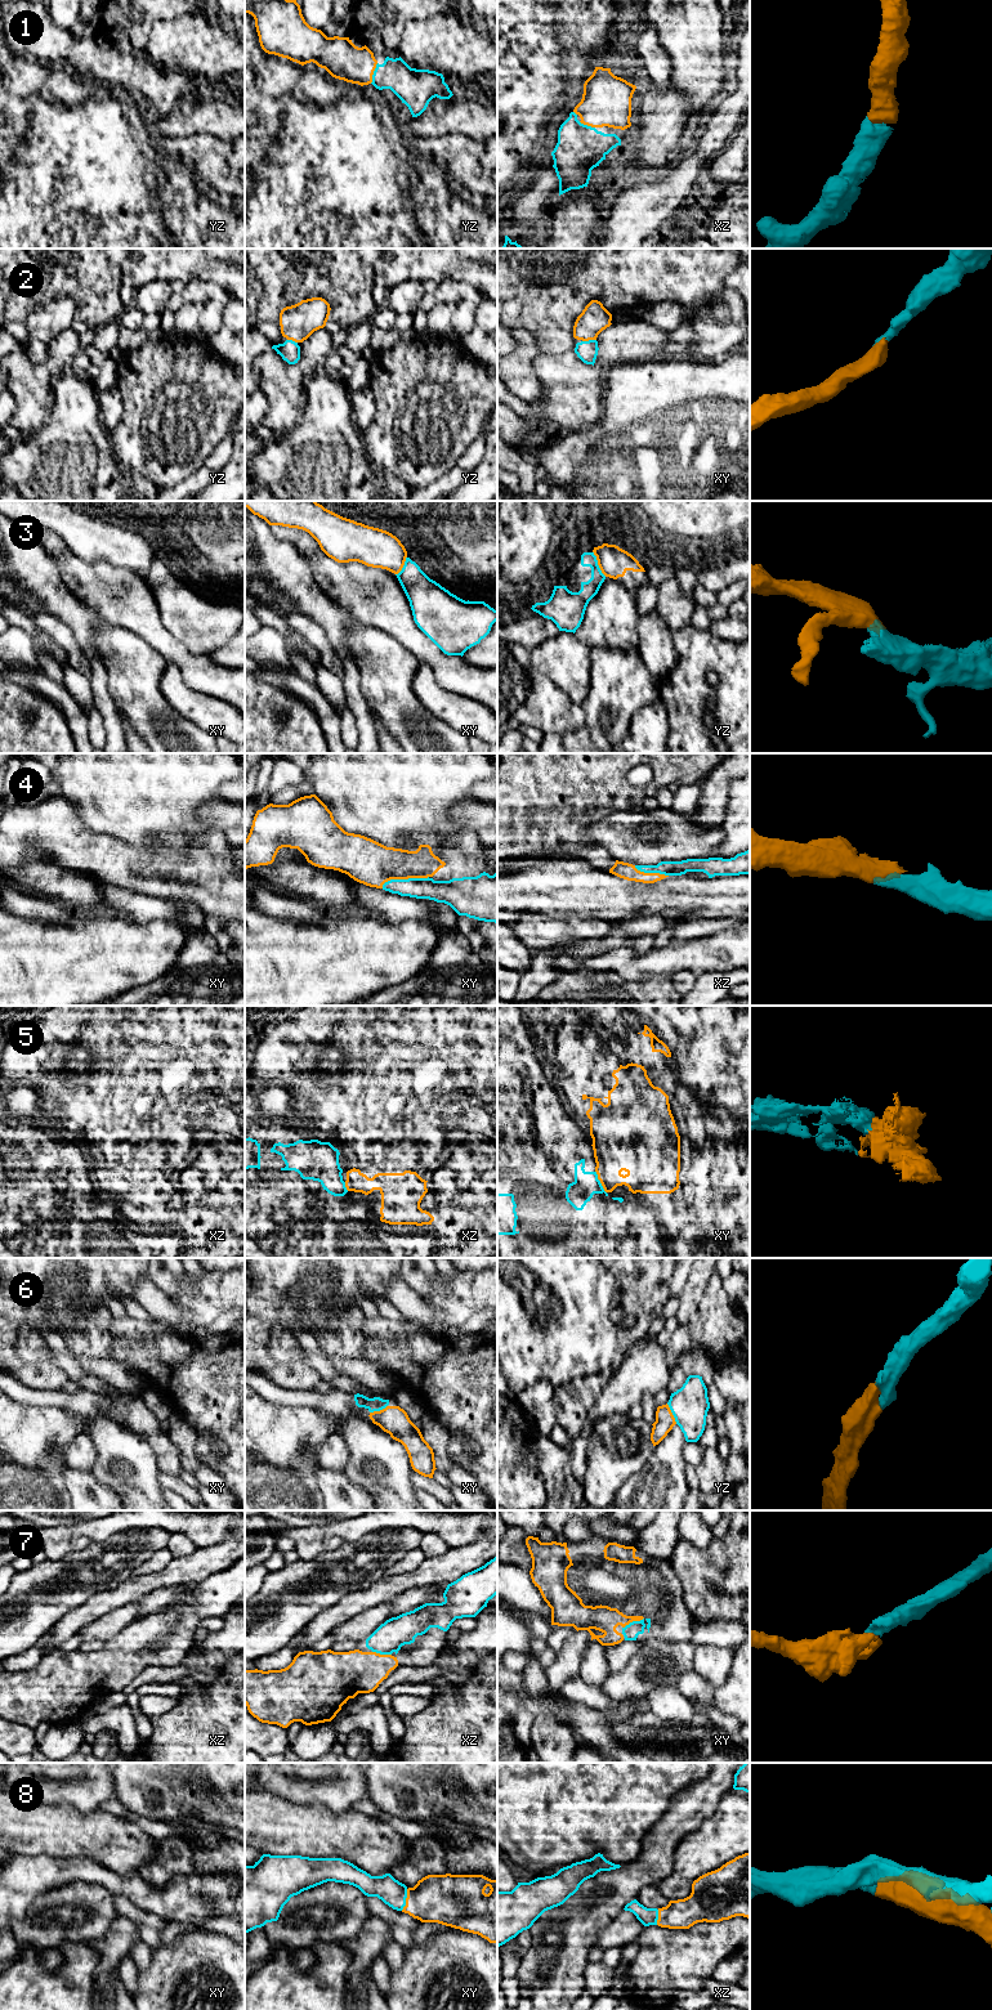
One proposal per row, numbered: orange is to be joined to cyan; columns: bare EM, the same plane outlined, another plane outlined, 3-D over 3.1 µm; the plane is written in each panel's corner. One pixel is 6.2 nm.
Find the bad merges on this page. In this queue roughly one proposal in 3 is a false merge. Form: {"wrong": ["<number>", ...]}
{"wrong": ["3", "5"]}

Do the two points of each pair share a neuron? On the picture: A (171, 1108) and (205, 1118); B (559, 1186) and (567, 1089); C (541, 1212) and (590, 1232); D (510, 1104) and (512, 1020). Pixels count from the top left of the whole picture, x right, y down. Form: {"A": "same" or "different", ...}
{"A": "same", "B": "different", "C": "same", "D": "same"}

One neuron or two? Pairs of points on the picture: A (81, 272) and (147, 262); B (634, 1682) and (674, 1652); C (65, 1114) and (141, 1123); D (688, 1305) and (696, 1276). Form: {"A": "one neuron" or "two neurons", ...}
{"A": "two neurons", "B": "one neuron", "C": "two neurons", "D": "one neuron"}

